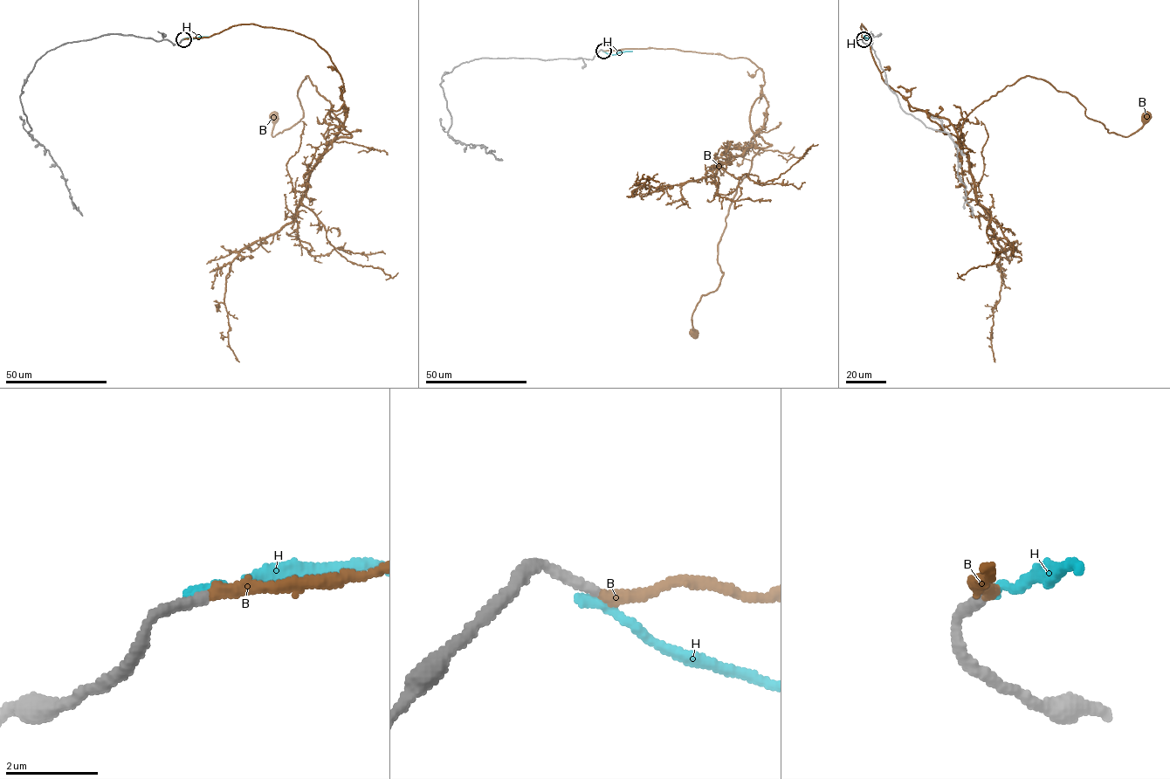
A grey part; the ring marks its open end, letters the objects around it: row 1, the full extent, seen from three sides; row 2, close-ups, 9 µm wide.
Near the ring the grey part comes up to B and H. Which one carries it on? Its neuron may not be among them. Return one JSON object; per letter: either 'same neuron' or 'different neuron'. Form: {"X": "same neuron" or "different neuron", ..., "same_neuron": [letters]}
{"B": "same neuron", "H": "different neuron", "same_neuron": ["B"]}

